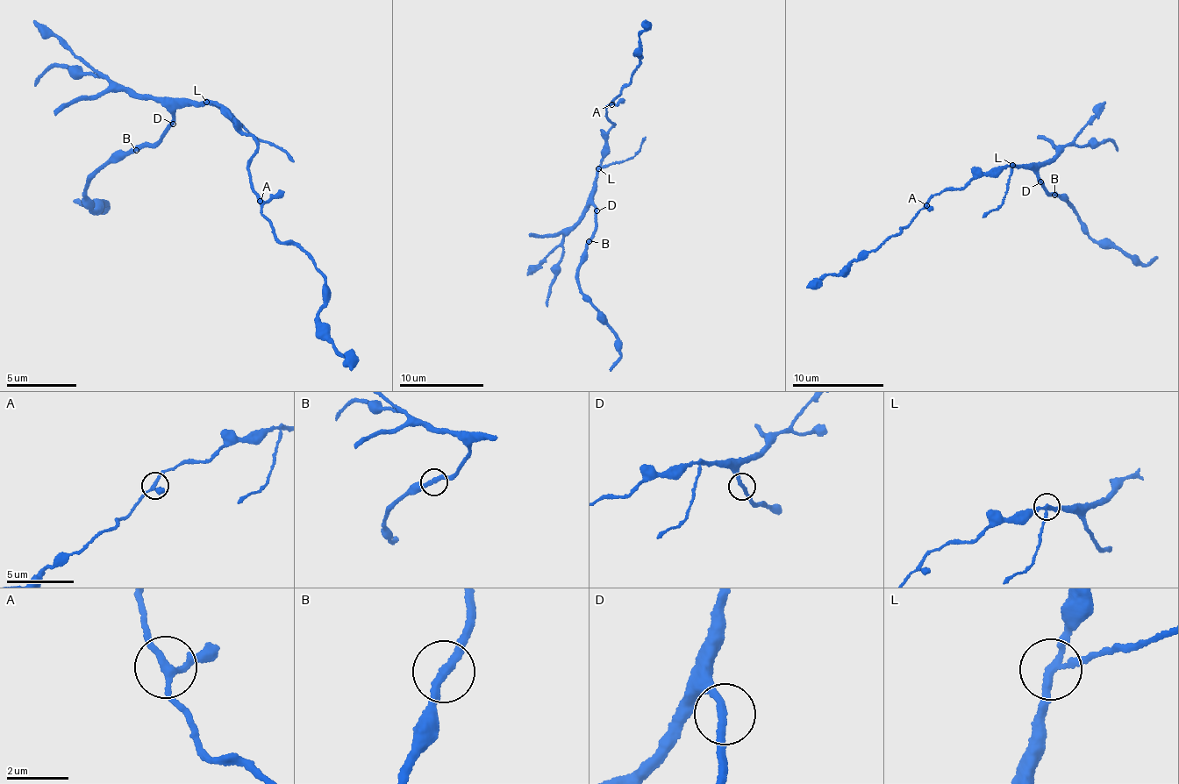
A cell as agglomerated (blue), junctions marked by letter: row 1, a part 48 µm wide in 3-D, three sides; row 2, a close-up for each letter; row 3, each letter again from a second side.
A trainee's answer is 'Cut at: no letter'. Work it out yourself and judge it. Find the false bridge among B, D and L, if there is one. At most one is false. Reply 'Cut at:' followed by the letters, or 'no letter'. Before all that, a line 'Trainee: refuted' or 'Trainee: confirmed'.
Trainee: refuted
Cut at: L

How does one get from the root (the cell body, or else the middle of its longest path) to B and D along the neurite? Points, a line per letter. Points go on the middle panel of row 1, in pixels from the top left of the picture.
B: (601, 165), (593, 199), (596, 209), (594, 215), (596, 222), (589, 241)
D: (601, 165), (593, 199), (596, 210)

